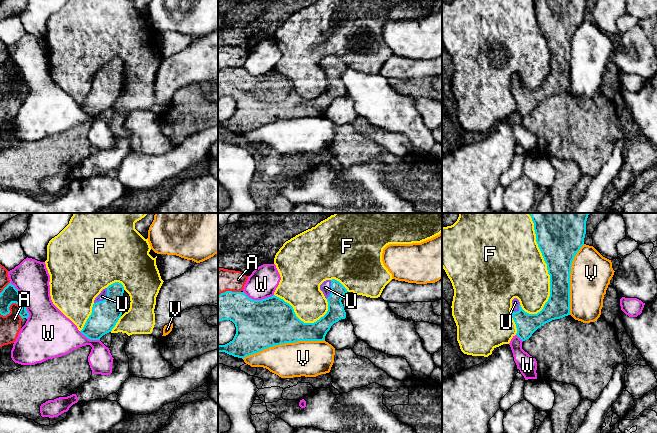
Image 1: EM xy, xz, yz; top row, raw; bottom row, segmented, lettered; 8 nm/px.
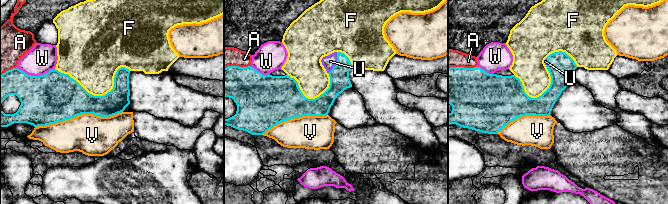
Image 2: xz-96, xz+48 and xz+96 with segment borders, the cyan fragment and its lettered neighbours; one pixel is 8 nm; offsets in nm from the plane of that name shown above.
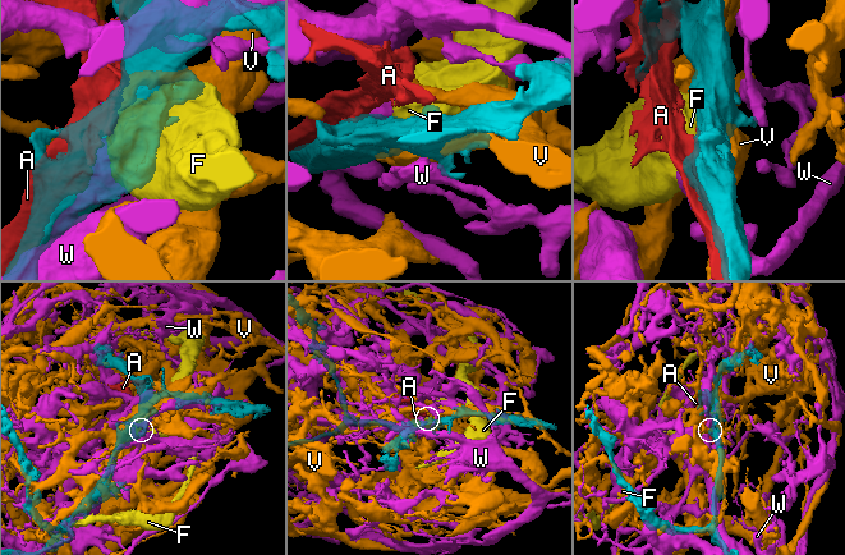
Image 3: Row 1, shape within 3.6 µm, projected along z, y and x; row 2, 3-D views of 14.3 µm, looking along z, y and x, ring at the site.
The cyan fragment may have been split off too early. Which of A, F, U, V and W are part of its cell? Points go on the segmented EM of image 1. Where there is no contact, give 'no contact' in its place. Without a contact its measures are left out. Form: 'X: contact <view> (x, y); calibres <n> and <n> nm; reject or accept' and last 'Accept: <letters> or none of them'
A: contact xy (13, 302); calibres 140 and 180 nm; reject
F: contact yz (546, 263); calibres 380 and 460 nm; reject
U: contact xy (105, 299); calibres 220 and 70 nm; accept
V: contact xz (283, 343); calibres 400 and 280 nm; reject
W: contact xy (22, 300); calibres 140 and 280 nm; reject
Accept: U

